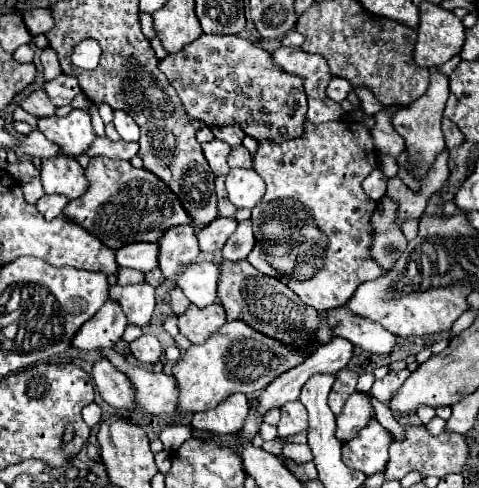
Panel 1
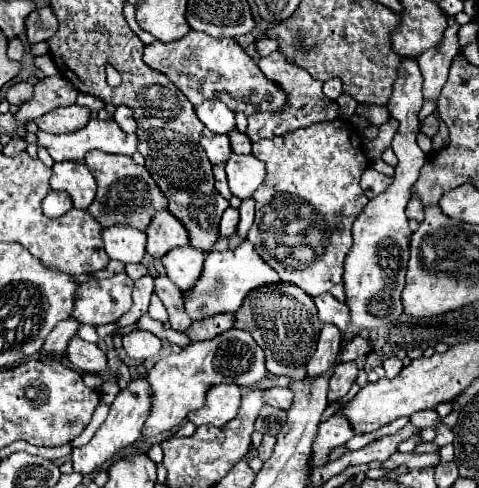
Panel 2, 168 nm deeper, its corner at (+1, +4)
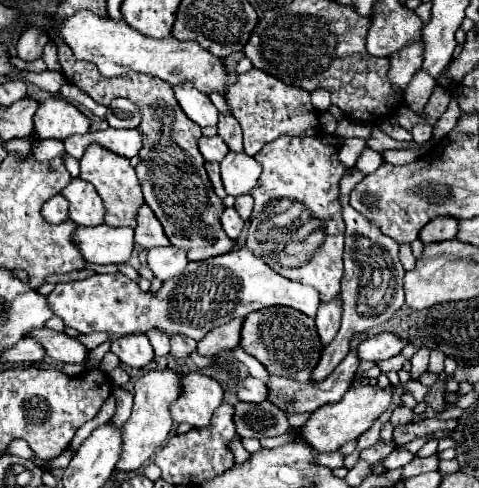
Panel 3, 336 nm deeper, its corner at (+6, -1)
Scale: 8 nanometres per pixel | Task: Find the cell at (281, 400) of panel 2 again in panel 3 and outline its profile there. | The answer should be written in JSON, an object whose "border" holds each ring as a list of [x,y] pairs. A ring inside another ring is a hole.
{"border":[[[248,376],[248,378],[244,378],[244,380],[240,380],[236,384],[236,394],[238,394],[238,400],[258,404],[258,402],[264,402],[268,398],[270,390],[268,390],[268,386],[264,382]]]}

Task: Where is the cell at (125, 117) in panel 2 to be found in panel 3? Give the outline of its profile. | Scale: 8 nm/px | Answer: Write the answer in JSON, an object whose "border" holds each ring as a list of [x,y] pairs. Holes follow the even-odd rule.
{"border":[[[116,98],[108,106],[106,120],[112,128],[136,128],[140,124],[140,114],[138,114],[138,108],[130,100]]]}

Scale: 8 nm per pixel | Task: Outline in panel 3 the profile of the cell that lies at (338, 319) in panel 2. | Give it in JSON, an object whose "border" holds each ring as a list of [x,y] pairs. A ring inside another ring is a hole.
{"border":[[[238,248],[232,252],[220,254],[218,258],[208,258],[206,262],[190,262],[184,274],[164,282],[160,292],[154,296],[150,292],[142,292],[138,288],[138,284],[128,280],[122,272],[116,272],[116,274],[94,274],[86,280],[58,284],[54,288],[54,292],[48,294],[48,304],[50,304],[52,312],[64,320],[64,324],[68,328],[78,330],[80,334],[108,332],[112,336],[126,336],[126,334],[134,334],[134,332],[148,332],[150,328],[160,328],[168,336],[170,334],[184,334],[184,336],[190,336],[194,340],[200,340],[206,336],[206,332],[230,322],[232,318],[244,318],[246,314],[250,314],[254,310],[276,306],[276,304],[296,308],[296,310],[316,318],[320,298],[318,298],[318,292],[314,288],[292,282],[292,280],[276,274],[268,264],[264,264],[258,256],[254,256],[252,250]]]}

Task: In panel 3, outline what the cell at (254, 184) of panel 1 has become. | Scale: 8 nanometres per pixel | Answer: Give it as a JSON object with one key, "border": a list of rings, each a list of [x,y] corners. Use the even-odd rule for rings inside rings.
{"border":[[[228,152],[226,158],[220,162],[224,188],[232,196],[248,194],[256,186],[260,170],[262,170],[260,164],[246,152],[240,152],[240,154]]]}

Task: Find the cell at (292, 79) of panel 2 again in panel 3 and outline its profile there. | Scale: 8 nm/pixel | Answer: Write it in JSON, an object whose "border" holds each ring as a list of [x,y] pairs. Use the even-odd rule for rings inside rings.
{"border":[[[252,68],[240,74],[238,82],[228,86],[226,102],[232,108],[234,118],[242,126],[244,150],[250,156],[254,156],[266,142],[272,142],[282,134],[304,138],[304,136],[316,136],[322,132],[318,112],[314,110],[314,106],[310,106],[310,92],[298,86],[288,86],[282,80],[258,68]]]}

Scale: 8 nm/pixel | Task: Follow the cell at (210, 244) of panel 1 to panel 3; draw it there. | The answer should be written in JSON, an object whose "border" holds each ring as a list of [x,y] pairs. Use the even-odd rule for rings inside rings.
{"border":[[[226,208],[226,210],[222,212],[222,216],[220,216],[220,222],[222,222],[224,232],[226,232],[232,240],[236,240],[236,238],[240,236],[240,230],[242,230],[242,226],[244,226],[244,220],[238,216],[238,212],[236,212],[234,208]]]}

